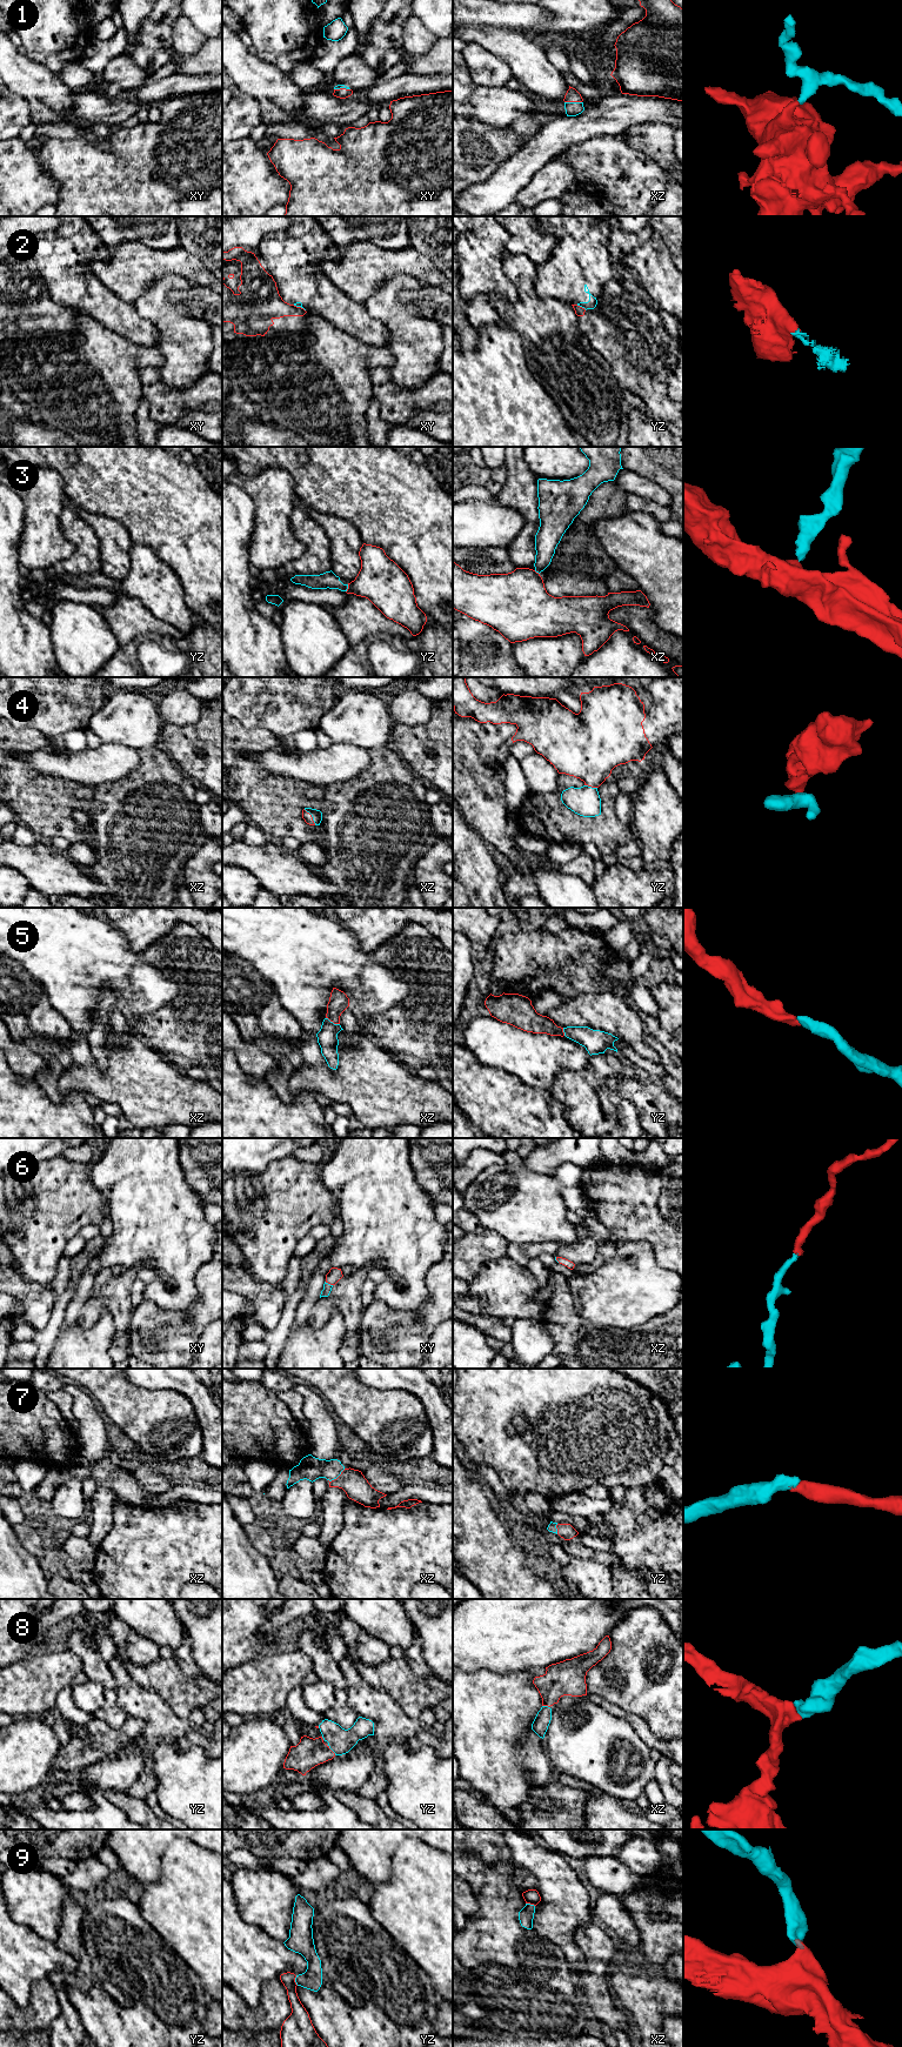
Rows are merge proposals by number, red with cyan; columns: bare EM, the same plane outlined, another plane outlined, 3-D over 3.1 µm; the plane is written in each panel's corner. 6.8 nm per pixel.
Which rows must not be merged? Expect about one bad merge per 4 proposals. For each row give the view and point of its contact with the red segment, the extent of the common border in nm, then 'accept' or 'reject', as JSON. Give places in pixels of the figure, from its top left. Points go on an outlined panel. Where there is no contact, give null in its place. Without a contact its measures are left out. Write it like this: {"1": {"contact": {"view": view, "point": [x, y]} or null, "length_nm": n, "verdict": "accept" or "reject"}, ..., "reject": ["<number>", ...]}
{"1": {"contact": {"view": "xz", "point": [573, 101]}, "length_nm": 120, "verdict": "accept"}, "2": {"contact": {"view": "yz", "point": [581, 307]}, "length_nm": 80, "verdict": "reject"}, "3": {"contact": {"view": "yz", "point": [348, 588]}, "length_nm": 60, "verdict": "reject"}, "4": {"contact": {"view": "xz", "point": [311, 816]}, "length_nm": 140, "verdict": "accept"}, "5": {"contact": {"view": "xz", "point": [333, 1022]}, "length_nm": 110, "verdict": "accept"}, "6": {"contact": {"view": "xy", "point": [328, 1283]}, "length_nm": 60, "verdict": "accept"}, "7": {"contact": {"view": "xz", "point": [338, 1477]}, "length_nm": 150, "verdict": "accept"}, "8": {"contact": {"view": "yz", "point": [331, 1750]}, "length_nm": 90, "verdict": "accept"}, "9": {"contact": {"view": "yz", "point": [294, 1980]}, "length_nm": 70, "verdict": "accept"}, "reject": ["2", "3"]}

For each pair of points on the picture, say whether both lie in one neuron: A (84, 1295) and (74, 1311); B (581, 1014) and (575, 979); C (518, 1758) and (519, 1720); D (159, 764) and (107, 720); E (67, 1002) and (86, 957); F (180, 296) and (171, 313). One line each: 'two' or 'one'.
A: one
B: two
C: one
D: two
E: one
F: two

